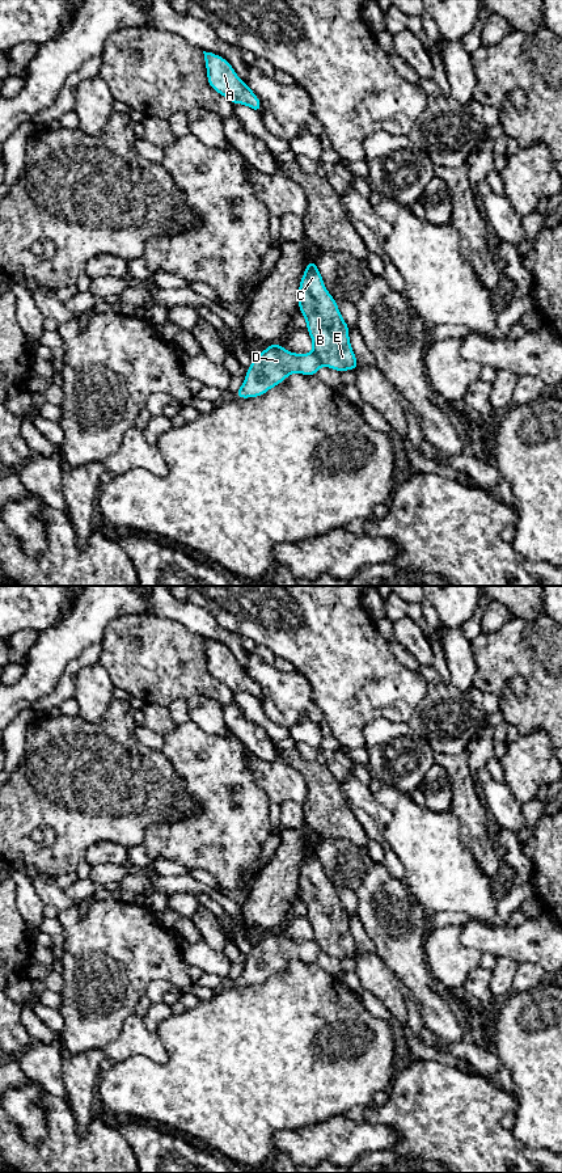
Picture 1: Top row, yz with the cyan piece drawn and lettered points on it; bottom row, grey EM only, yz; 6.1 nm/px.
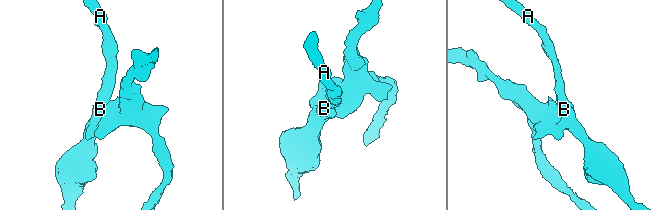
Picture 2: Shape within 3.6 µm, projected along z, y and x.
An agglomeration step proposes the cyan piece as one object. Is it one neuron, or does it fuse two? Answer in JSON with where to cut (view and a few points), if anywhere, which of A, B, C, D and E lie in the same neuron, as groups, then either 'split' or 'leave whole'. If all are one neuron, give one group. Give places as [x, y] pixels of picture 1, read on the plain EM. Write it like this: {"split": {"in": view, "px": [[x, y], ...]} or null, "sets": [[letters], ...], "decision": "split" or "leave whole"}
{"split": {"in": "yz", "px": [[313, 937], [321, 950]]}, "sets": [["A", "B", "C", "E"], ["D"]], "decision": "split"}

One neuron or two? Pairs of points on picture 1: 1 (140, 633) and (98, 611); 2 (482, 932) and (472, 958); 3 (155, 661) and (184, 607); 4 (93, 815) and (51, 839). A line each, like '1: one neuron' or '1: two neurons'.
1: two neurons
2: two neurons
3: two neurons
4: one neuron

